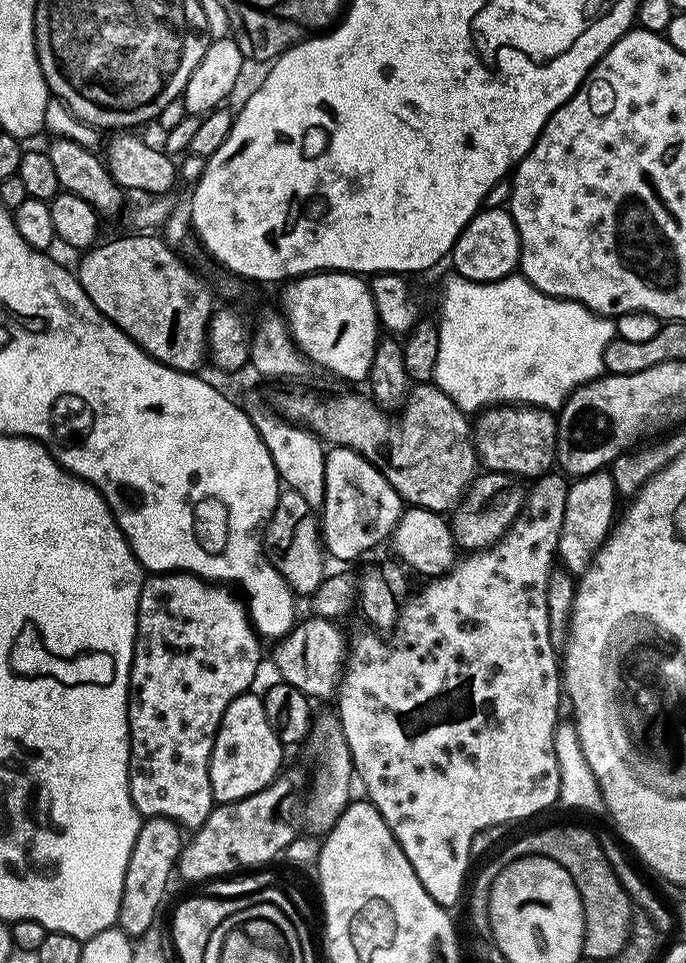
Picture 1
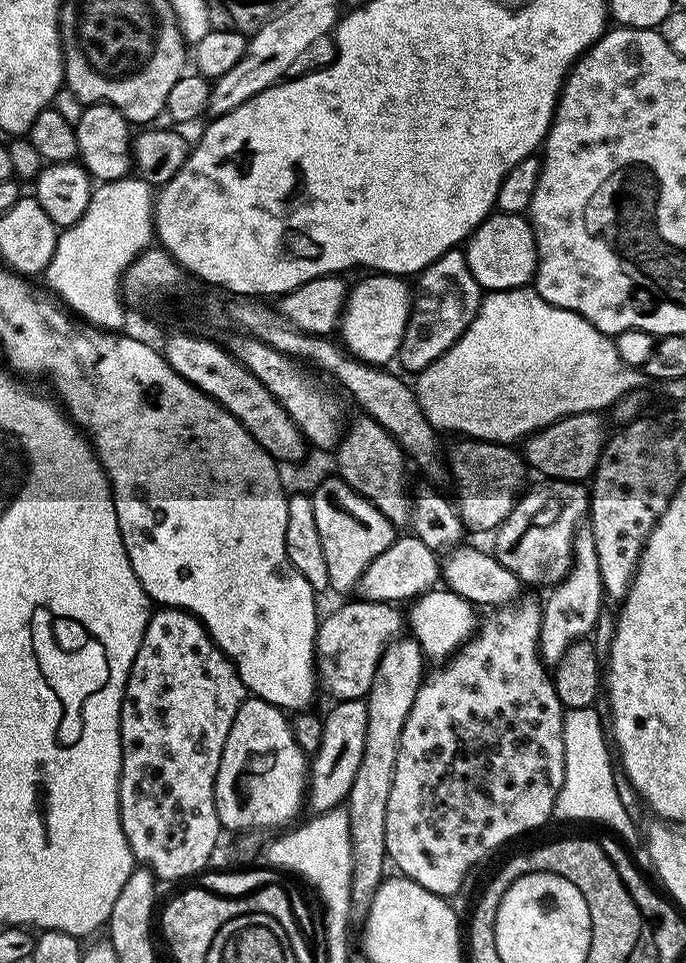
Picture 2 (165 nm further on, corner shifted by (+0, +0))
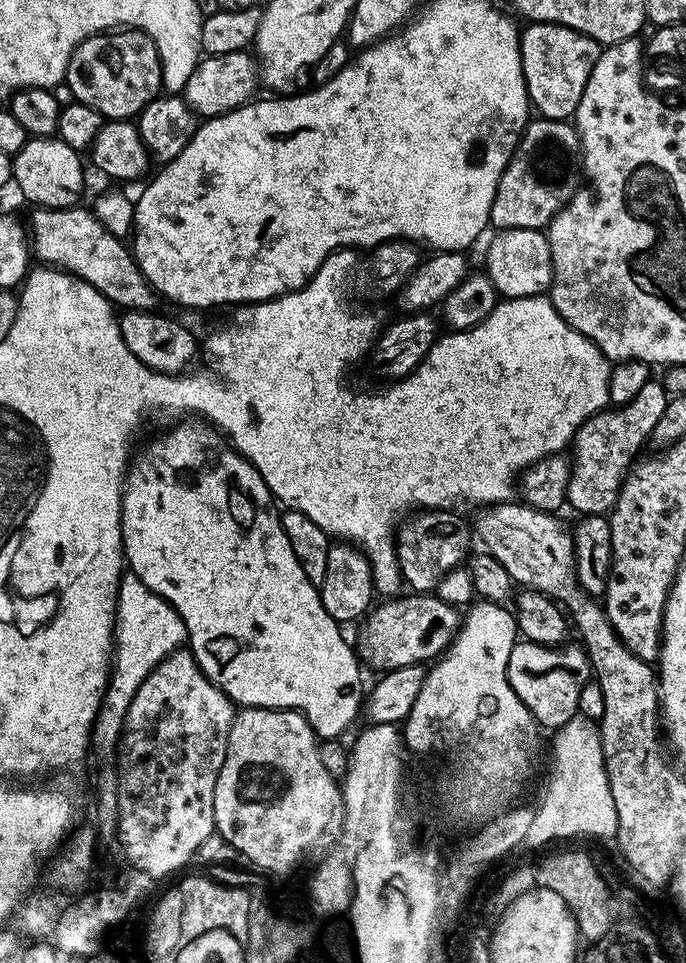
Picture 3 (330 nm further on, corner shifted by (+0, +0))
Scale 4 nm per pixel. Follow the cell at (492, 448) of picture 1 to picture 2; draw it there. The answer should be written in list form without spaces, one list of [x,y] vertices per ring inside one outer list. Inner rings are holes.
[[[579,412],[573,416],[563,416],[550,426],[538,429],[523,441],[525,464],[533,473],[541,472],[544,478],[587,481],[596,471],[596,463],[604,449],[606,431],[602,417],[600,412]]]

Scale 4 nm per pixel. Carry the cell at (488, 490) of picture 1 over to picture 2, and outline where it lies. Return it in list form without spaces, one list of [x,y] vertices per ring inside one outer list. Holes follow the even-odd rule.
[[[551,478],[540,483],[544,484],[536,484],[533,488],[531,485],[521,495],[510,514],[494,532],[496,561],[506,566],[506,570],[517,576],[524,586],[555,586],[566,578],[572,568],[572,543],[588,515],[590,492],[583,483]]]

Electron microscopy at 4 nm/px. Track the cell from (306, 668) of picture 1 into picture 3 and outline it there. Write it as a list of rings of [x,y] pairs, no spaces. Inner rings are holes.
[[[435,594],[404,595],[385,599],[388,600],[385,604],[377,603],[363,617],[359,625],[360,637],[354,640],[354,648],[367,667],[369,664],[372,668],[387,670],[435,661],[443,656],[444,649],[459,632],[462,612],[457,605],[442,602]]]

